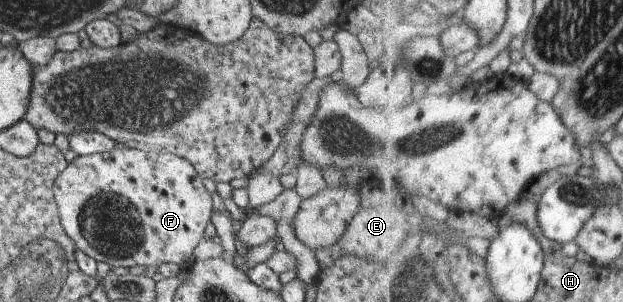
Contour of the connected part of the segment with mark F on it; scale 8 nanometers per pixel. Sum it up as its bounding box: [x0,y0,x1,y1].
[53,146,214,269]

